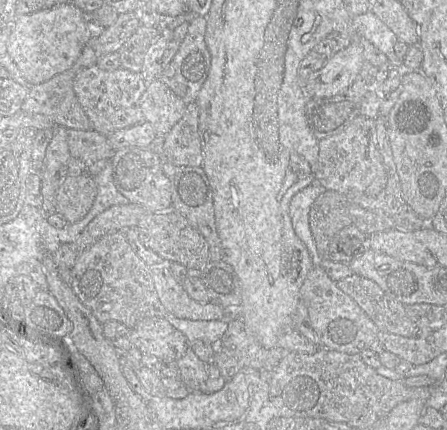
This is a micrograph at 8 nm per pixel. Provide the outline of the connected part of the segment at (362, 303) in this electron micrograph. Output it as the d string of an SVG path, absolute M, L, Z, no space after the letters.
M352 274L336 282L351 297L382 333L415 336L416 325L405 312L405 305L388 296L374 281Z

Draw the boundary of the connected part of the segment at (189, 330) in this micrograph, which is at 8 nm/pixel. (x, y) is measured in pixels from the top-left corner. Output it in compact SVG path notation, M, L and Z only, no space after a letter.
M170 313L166 321L184 334L189 344L193 344L197 340L208 340L212 344L218 344L228 328L228 323L221 320L179 319Z

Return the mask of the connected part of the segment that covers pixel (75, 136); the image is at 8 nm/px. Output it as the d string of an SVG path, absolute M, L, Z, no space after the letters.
M67 129L67 135L71 157L81 160L91 177L95 177L111 161L114 150L107 136L94 129Z

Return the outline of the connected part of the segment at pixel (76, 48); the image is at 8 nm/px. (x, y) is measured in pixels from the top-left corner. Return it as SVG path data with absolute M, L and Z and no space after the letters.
M71 1L16 17L7 51L31 86L65 72L76 62L91 38L83 15L84 12Z

